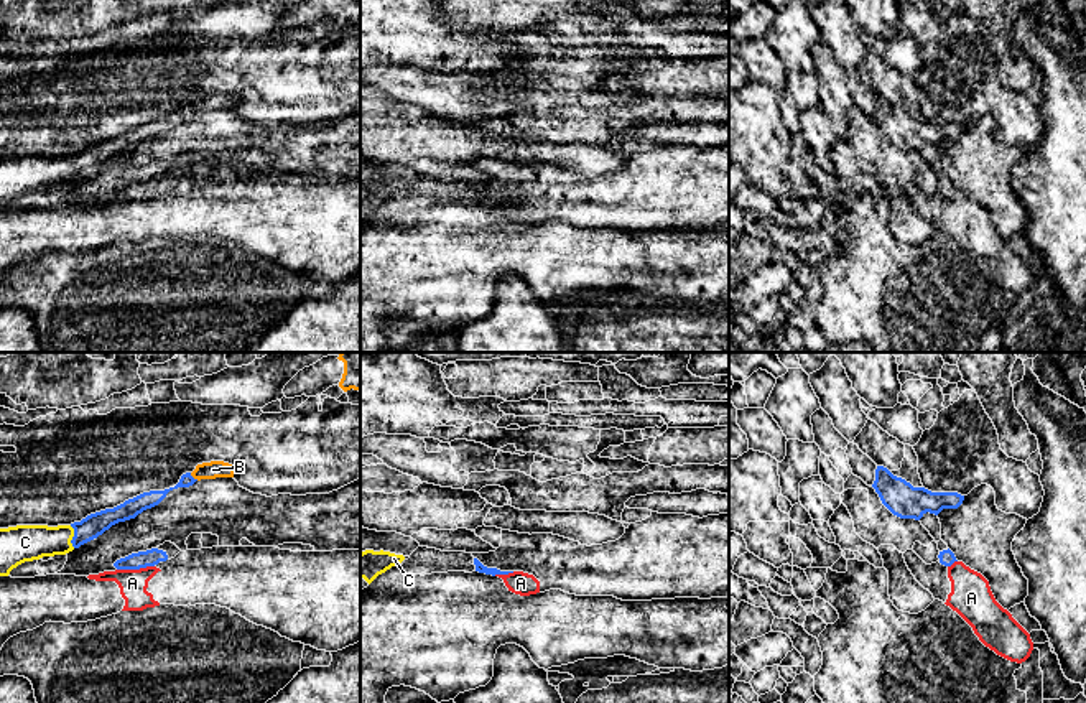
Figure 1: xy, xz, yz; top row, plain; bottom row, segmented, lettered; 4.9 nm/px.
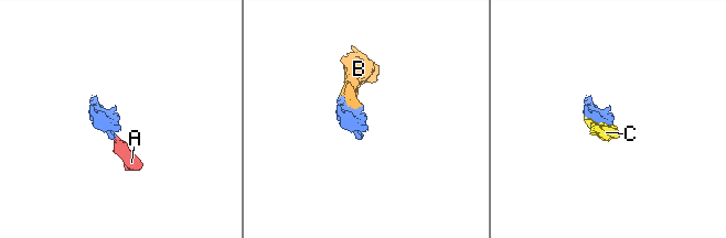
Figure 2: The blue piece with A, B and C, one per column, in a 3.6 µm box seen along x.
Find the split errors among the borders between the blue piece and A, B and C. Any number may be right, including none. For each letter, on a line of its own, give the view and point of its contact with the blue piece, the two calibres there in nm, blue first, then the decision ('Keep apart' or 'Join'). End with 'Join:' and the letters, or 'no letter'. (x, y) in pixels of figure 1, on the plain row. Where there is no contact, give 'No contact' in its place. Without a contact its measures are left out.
A: Touches blue at xy (135, 200). Thickness 80 nm (blue) against 140 nm. Keep apart
B: Touches blue at xy (193, 109). Thickness 80 nm (blue) against 90 nm. Join
C: Touches blue at xy (73, 168). Thickness 110 nm (blue) against 180 nm. Join
Join: B, C

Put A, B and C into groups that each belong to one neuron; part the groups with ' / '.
A / B C

